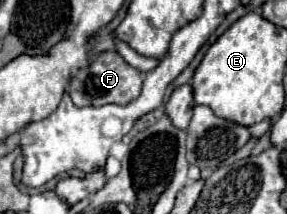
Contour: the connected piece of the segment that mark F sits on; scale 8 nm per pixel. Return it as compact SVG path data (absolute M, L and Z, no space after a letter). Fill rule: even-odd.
M103 51L99 53L87 67L79 69L69 81L69 95L75 105L107 105L107 103L129 103L139 97L141 93L141 71L127 65L125 59L117 51Z

